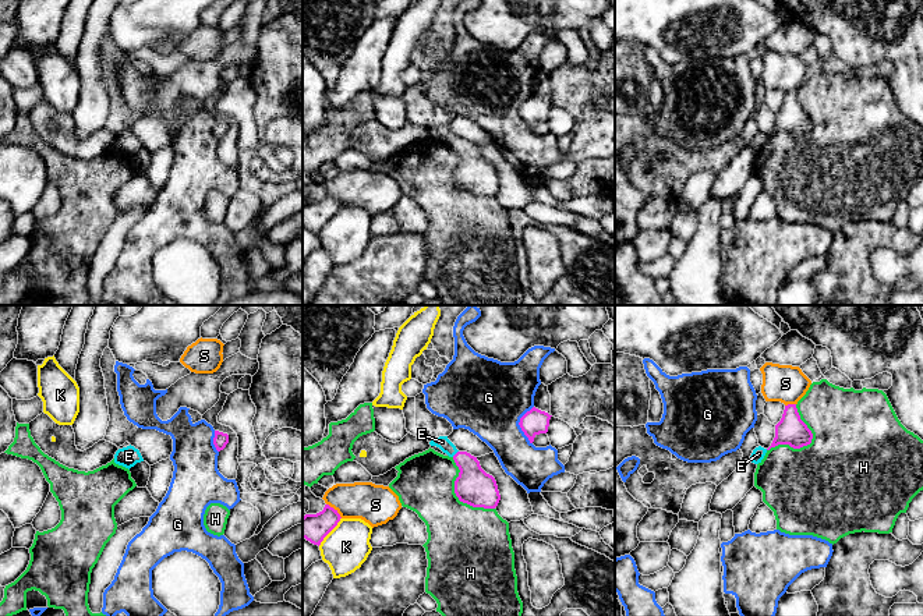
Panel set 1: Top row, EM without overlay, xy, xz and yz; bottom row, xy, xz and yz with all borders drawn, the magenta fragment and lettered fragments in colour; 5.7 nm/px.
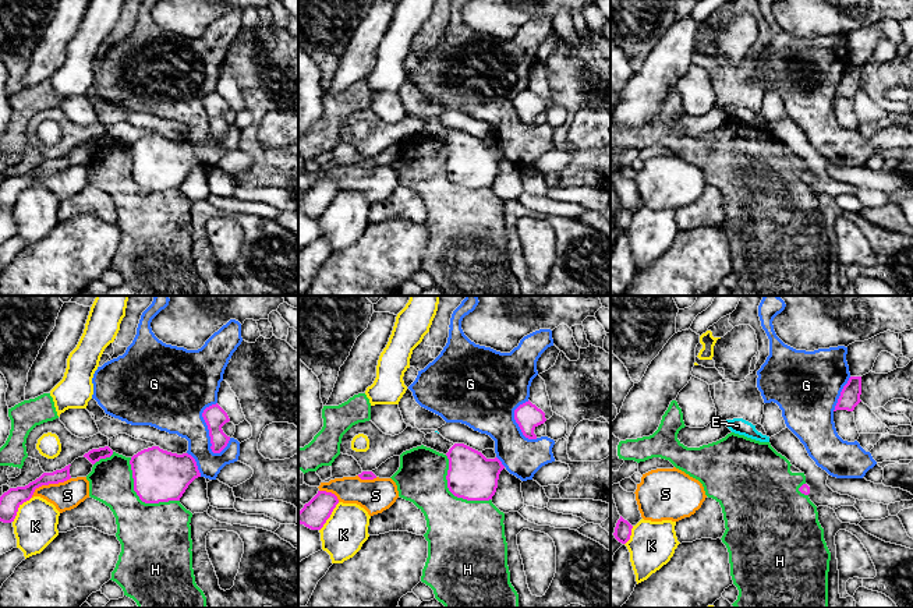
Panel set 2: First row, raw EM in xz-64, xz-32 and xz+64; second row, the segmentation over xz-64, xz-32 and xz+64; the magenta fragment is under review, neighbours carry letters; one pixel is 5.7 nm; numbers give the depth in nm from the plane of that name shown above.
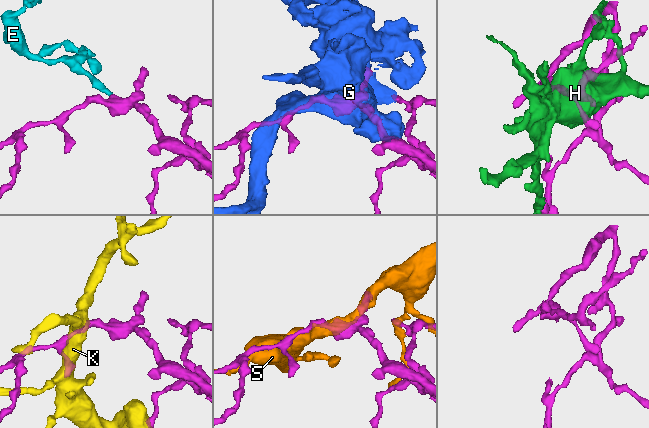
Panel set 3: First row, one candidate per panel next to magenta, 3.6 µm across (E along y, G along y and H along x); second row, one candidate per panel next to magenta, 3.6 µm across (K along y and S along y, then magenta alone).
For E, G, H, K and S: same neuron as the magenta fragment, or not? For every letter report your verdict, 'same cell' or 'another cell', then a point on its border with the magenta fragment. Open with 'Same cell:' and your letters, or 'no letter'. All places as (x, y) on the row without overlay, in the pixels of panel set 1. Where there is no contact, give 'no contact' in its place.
Same cell: E
E: same cell; meets magenta in xz at (456, 141)
G: another cell; meets magenta in xz at (519, 112)
H: another cell; meets magenta in yz at (807, 131)
K: another cell; meets magenta in xz at (331, 218)
S: another cell; meets magenta in xz at (335, 198)

